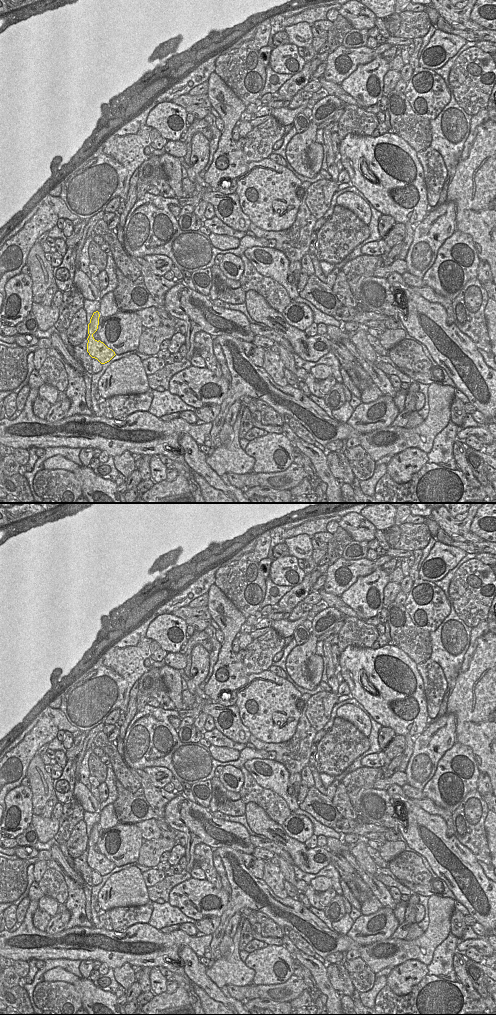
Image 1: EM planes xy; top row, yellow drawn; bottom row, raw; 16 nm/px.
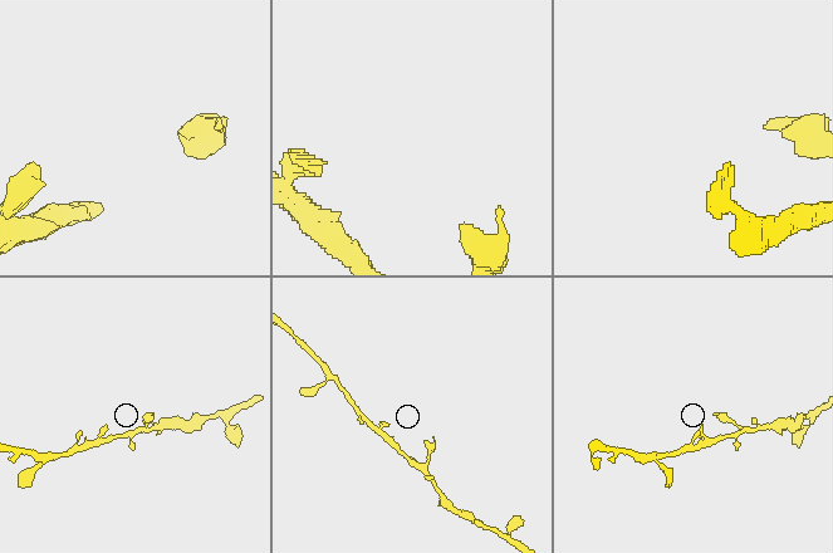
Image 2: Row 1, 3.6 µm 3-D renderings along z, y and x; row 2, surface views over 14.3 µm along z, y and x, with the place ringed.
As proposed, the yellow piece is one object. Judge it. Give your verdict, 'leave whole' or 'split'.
leave whole

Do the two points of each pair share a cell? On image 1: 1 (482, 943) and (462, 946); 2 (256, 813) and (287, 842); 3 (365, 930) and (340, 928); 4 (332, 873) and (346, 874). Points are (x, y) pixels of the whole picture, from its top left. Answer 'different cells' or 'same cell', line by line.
1: same cell
2: same cell
3: different cells
4: different cells

